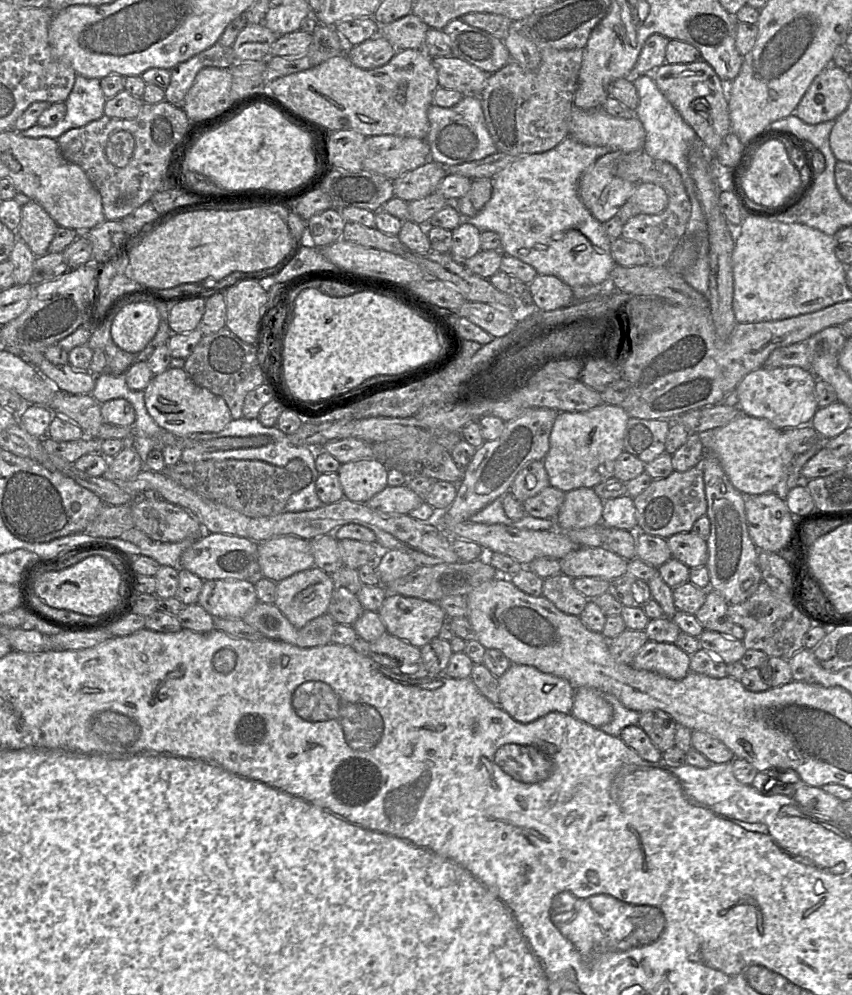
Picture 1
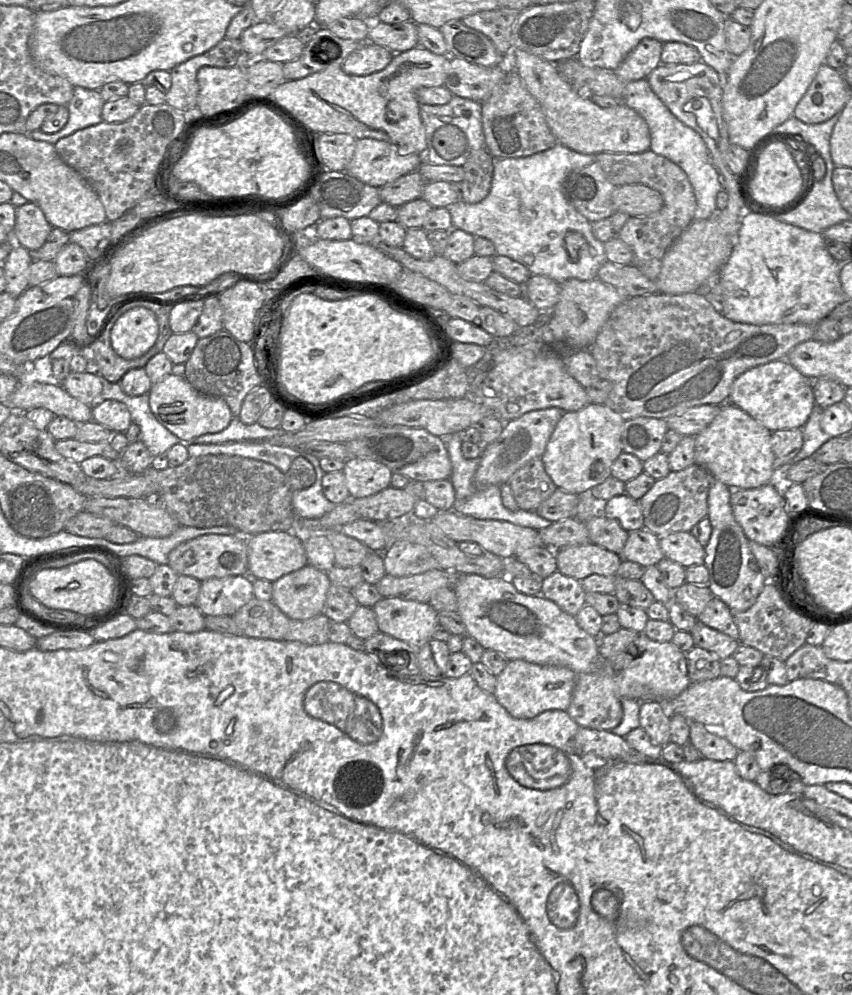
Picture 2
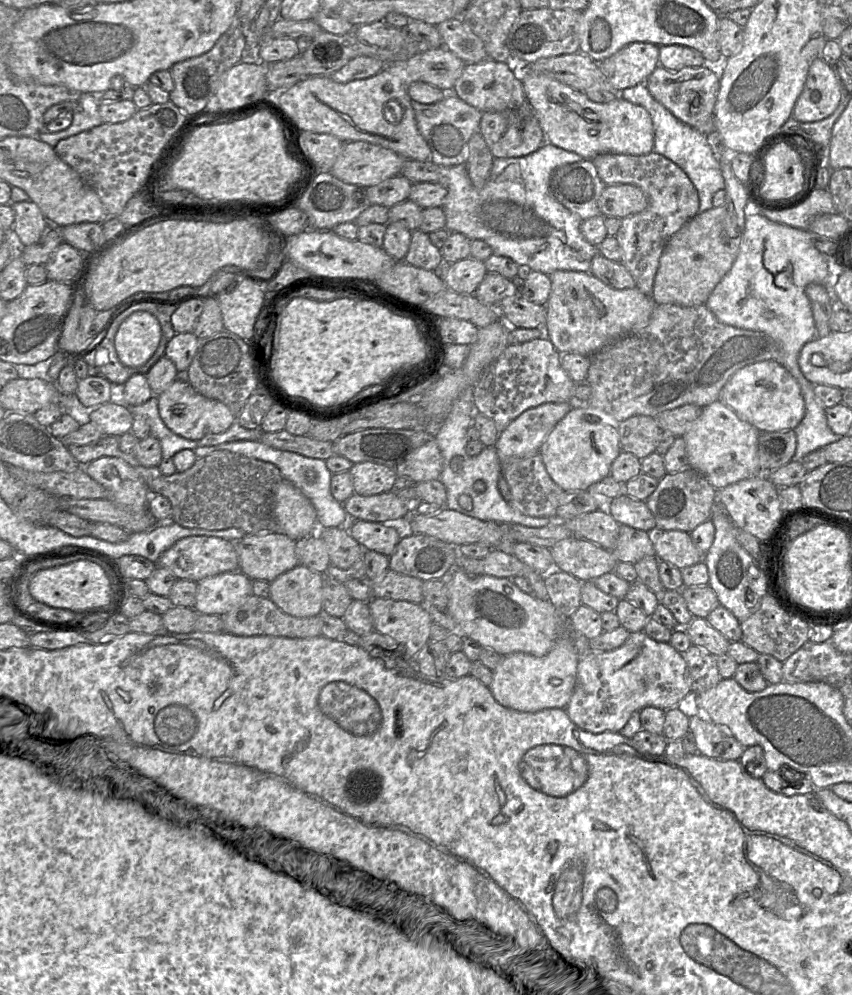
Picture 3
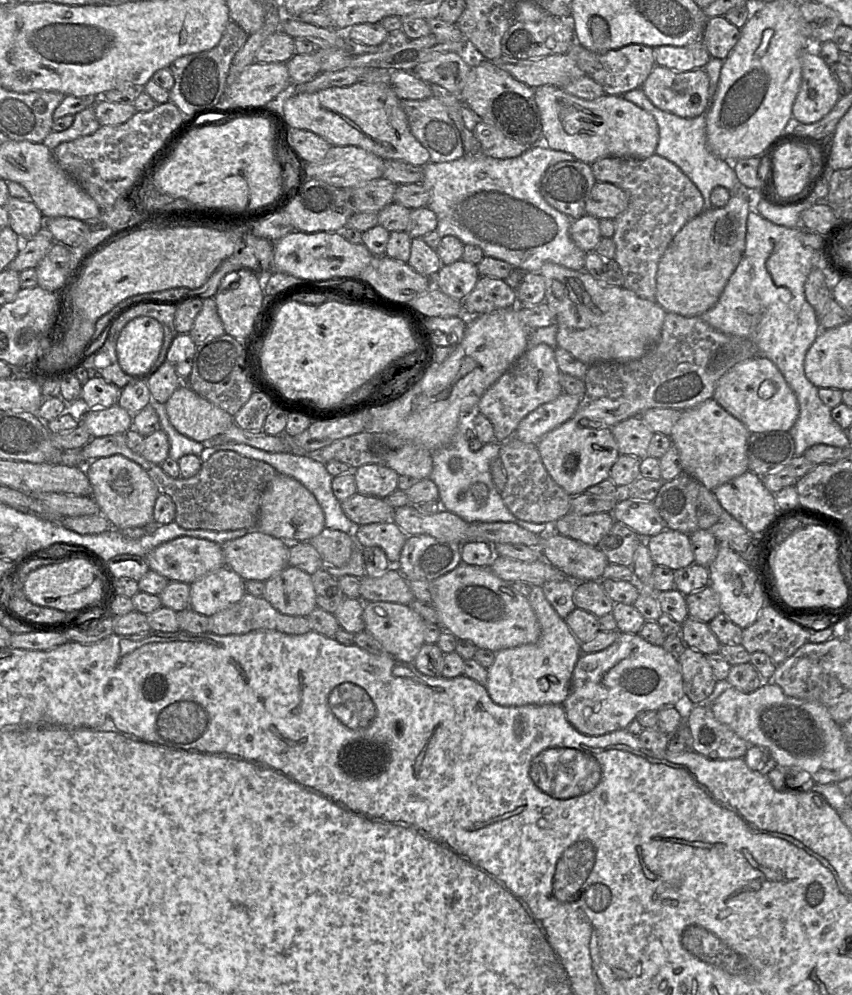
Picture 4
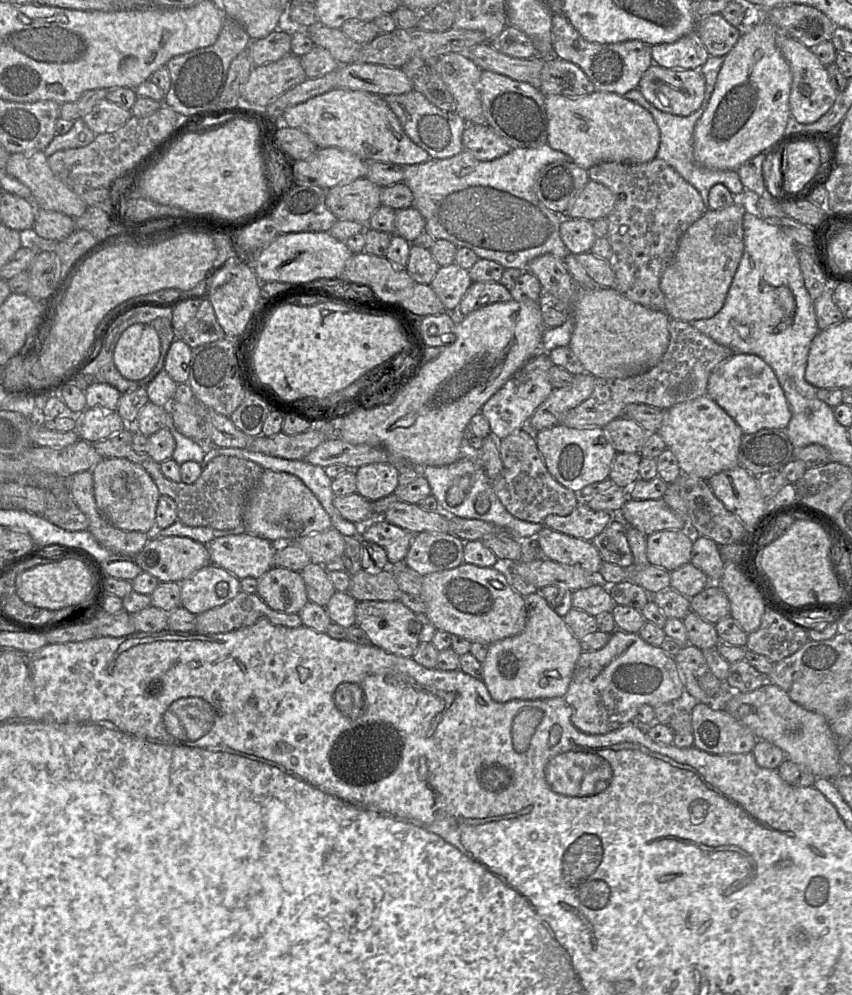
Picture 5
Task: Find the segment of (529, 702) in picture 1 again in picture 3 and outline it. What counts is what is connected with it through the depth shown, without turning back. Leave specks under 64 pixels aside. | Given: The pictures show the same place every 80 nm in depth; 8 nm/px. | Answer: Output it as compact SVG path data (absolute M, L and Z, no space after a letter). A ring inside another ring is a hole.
M561 631L552 649L544 656L516 652L502 656L493 670L489 689L495 700L520 712L537 712L547 708L565 708L572 696L580 654L569 631Z

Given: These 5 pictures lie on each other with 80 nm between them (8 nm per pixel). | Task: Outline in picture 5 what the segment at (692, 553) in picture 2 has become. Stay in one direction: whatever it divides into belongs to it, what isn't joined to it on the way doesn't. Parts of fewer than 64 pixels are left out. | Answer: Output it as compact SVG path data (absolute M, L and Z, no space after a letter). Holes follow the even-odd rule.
M666 529L646 536L650 564L671 572L690 563L694 534L685 529Z

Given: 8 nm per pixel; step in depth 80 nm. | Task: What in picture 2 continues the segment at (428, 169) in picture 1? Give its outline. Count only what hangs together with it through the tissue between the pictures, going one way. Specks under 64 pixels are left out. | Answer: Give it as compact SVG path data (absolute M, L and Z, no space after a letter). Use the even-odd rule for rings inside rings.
M417 171L403 175L380 188L382 202L396 208L421 197L427 181Z

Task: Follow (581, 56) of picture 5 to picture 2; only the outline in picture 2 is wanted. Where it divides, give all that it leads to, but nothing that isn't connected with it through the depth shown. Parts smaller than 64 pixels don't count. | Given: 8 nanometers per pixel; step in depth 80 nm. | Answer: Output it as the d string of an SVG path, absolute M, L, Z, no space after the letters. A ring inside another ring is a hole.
M644 38L614 70L624 82L647 79L651 72L661 65L662 42Z

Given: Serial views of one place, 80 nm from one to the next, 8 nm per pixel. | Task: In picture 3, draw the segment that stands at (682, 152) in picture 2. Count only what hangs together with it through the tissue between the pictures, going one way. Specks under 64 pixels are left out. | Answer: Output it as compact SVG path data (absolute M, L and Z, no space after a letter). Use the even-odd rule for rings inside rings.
M645 83L626 88L619 93L619 96L626 101L644 107L648 111L654 127L653 151L673 161L688 175L698 191L699 213L714 208L713 196L718 190L725 189L725 181L720 163L714 155L707 138L697 129L676 118L651 95Z

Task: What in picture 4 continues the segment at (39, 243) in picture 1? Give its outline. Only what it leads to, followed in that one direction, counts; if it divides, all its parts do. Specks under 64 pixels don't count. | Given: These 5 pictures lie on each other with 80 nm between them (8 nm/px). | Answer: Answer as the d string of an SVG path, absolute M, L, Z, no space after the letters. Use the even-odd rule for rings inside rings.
M10 197L5 208L9 214L9 226L16 234L29 240L43 230L43 215L34 202Z

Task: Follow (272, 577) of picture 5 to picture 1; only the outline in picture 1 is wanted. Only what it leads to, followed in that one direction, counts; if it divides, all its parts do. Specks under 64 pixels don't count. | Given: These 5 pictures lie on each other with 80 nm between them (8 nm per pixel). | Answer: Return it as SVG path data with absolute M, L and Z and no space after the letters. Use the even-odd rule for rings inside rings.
M314 566L279 581L275 605L294 627L302 628L311 620L328 613L334 589L330 574Z

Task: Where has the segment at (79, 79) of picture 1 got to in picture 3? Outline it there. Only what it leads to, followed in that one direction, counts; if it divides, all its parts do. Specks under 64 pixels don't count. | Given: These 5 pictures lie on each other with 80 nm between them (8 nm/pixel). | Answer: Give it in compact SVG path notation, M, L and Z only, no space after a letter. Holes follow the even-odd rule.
M90 93L75 95L76 107L72 112L73 119L71 125L67 129L55 133L44 130L38 135L38 138L34 139L45 142L54 148L60 140L104 123L99 113L100 100L96 95Z

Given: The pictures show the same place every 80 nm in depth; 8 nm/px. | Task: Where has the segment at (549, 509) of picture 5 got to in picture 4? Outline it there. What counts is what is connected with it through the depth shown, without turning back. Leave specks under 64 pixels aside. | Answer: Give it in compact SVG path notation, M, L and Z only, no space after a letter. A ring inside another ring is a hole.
M515 434L501 443L500 460L506 472L506 485L501 491L506 507L519 519L534 523L554 524L571 512L572 496L560 487L546 470L537 445L520 441Z

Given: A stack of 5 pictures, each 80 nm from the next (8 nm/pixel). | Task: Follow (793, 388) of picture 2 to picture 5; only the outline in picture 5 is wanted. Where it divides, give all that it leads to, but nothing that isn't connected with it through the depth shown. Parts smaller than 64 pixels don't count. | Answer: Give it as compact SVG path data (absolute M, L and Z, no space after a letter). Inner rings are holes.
M733 353L711 373L707 394L739 425L744 434L753 434L761 429L786 429L791 419L791 411L784 392L773 369L754 354Z

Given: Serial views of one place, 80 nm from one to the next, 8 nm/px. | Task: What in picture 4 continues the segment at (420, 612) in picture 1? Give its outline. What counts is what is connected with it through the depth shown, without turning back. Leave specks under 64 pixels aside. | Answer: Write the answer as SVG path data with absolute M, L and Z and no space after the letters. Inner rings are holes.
M364 602L363 619L365 631L378 640L392 657L401 662L413 663L425 643L425 620L417 612L399 603Z

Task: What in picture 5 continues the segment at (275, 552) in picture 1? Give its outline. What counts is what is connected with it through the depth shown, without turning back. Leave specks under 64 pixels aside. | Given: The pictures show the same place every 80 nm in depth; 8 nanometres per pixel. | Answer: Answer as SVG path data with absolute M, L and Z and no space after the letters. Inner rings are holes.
M246 532L215 538L207 543L206 547L211 563L225 569L239 580L247 577L258 579L270 570L274 566L274 555L277 549L277 545L271 541Z

